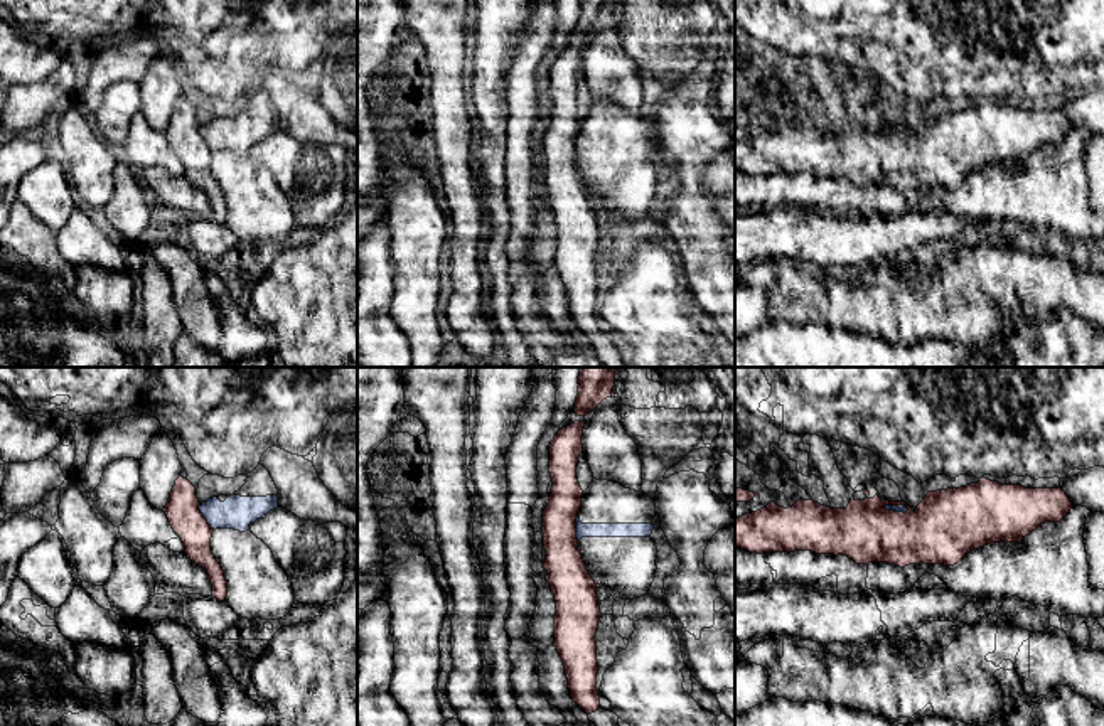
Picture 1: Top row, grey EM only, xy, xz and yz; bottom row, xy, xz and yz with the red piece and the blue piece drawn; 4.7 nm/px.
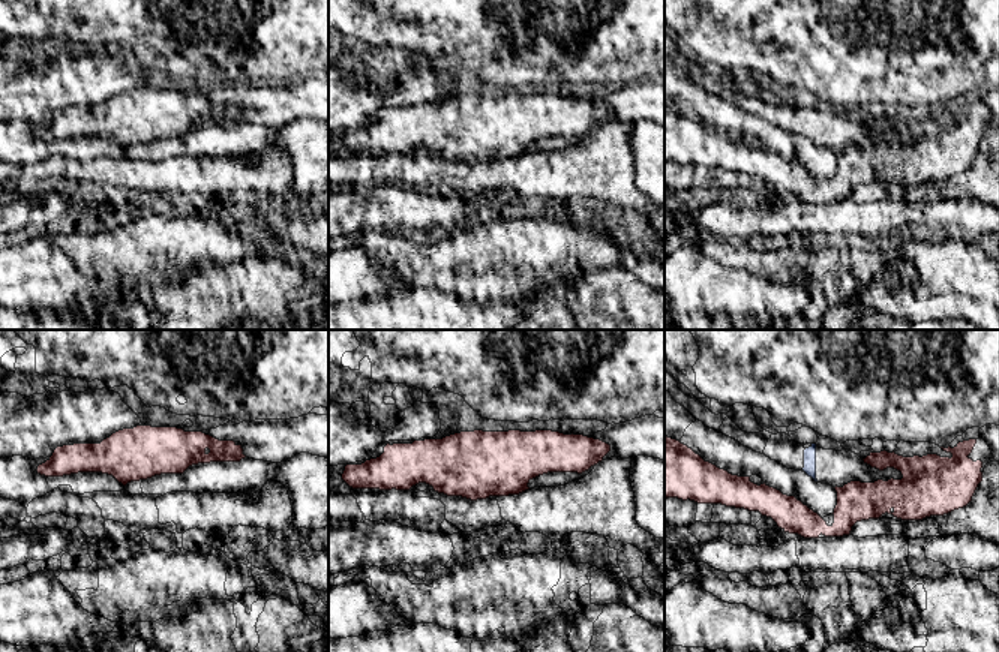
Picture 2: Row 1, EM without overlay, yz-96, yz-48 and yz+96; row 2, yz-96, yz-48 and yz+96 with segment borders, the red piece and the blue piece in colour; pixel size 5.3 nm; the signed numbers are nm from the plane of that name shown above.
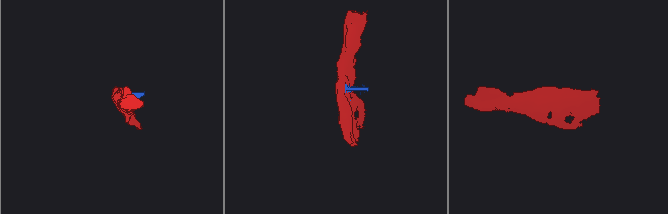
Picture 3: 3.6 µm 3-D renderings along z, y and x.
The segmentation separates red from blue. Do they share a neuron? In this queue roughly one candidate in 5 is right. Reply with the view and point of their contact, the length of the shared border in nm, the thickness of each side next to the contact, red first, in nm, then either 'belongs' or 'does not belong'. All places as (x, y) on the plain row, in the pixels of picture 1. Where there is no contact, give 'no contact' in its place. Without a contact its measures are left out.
contact xy (203, 140); length 150 nm; calibres 160 and 160 nm; does not belong

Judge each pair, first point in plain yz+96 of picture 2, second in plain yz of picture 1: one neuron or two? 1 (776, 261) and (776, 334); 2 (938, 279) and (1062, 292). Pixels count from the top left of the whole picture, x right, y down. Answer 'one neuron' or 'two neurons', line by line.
1: one neuron
2: one neuron

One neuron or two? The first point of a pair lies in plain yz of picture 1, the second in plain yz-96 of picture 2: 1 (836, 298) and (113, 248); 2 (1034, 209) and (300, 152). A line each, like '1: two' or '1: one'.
1: one
2: two

